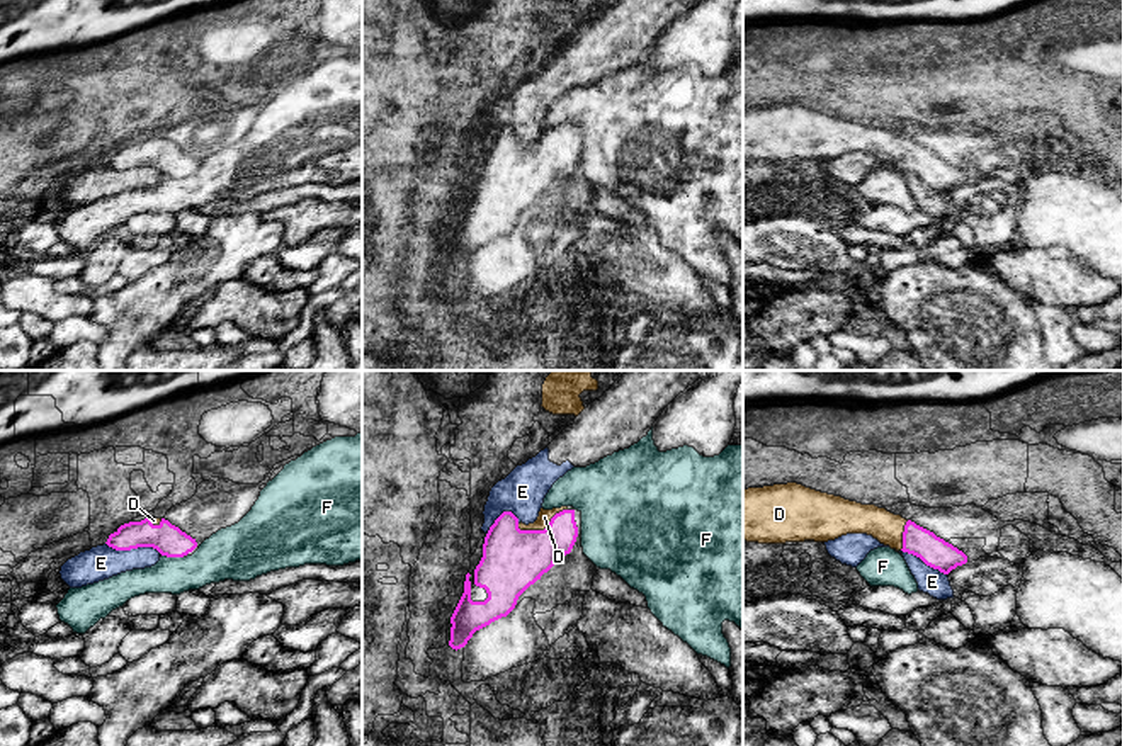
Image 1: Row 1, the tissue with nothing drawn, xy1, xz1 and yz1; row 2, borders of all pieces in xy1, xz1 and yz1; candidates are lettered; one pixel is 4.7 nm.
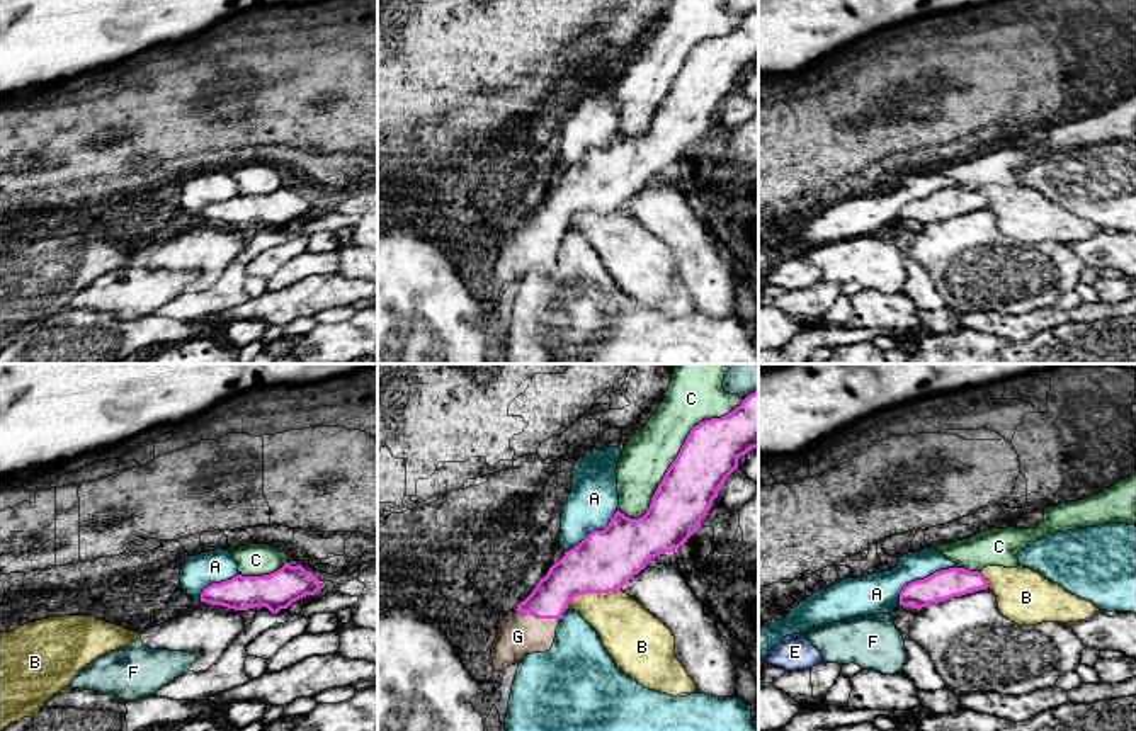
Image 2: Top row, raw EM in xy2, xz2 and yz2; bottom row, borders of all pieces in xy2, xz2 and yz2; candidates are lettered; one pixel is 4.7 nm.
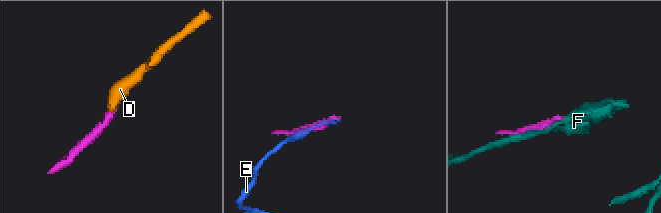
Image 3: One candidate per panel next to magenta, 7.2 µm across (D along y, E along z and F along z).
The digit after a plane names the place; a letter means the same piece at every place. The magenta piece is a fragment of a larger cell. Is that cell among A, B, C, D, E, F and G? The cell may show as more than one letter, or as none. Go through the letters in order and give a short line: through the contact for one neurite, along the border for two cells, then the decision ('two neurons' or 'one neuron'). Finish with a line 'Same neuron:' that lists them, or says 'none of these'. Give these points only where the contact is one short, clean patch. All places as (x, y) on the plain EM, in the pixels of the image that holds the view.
A: two neurons
B: two neurons
C: two neurons
D: line xz1 (512, 179), (544, 148), (544, 136); one neuron
E: two neurons
F: two neurons
G: line xz2 (572, 196), (548, 220), (538, 237), (517, 255); one neuron
Same neuron: D, G

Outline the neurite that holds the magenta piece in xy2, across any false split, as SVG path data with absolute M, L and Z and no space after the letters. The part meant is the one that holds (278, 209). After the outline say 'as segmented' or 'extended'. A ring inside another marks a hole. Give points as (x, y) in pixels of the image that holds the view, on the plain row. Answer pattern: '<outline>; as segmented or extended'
M286 182L281 189L264 196L241 196L213 202L201 212L201 221L223 224L235 230L267 226L272 233L287 228L293 221L315 214L320 199L301 184Z; as segmented

